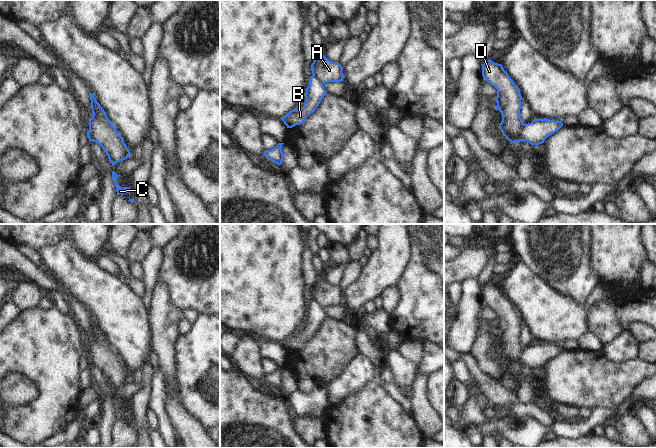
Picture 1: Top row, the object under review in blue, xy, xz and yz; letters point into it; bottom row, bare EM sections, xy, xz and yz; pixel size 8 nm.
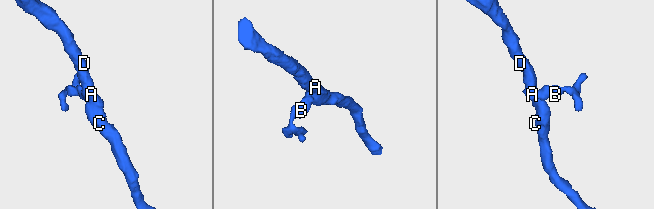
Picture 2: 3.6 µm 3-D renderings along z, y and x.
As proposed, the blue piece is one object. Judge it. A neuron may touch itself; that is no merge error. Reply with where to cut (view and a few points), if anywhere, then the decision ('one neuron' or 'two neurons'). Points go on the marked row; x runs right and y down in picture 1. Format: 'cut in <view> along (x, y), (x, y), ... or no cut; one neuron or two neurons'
cut in yz along (525, 124), (520, 140); two neurons

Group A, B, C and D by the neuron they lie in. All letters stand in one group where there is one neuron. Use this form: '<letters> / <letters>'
A C D / B

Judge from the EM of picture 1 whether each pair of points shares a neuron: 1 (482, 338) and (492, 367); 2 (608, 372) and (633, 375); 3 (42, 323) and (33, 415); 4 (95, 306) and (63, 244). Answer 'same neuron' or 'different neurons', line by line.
1: same neuron
2: same neuron
3: same neuron
4: same neuron

